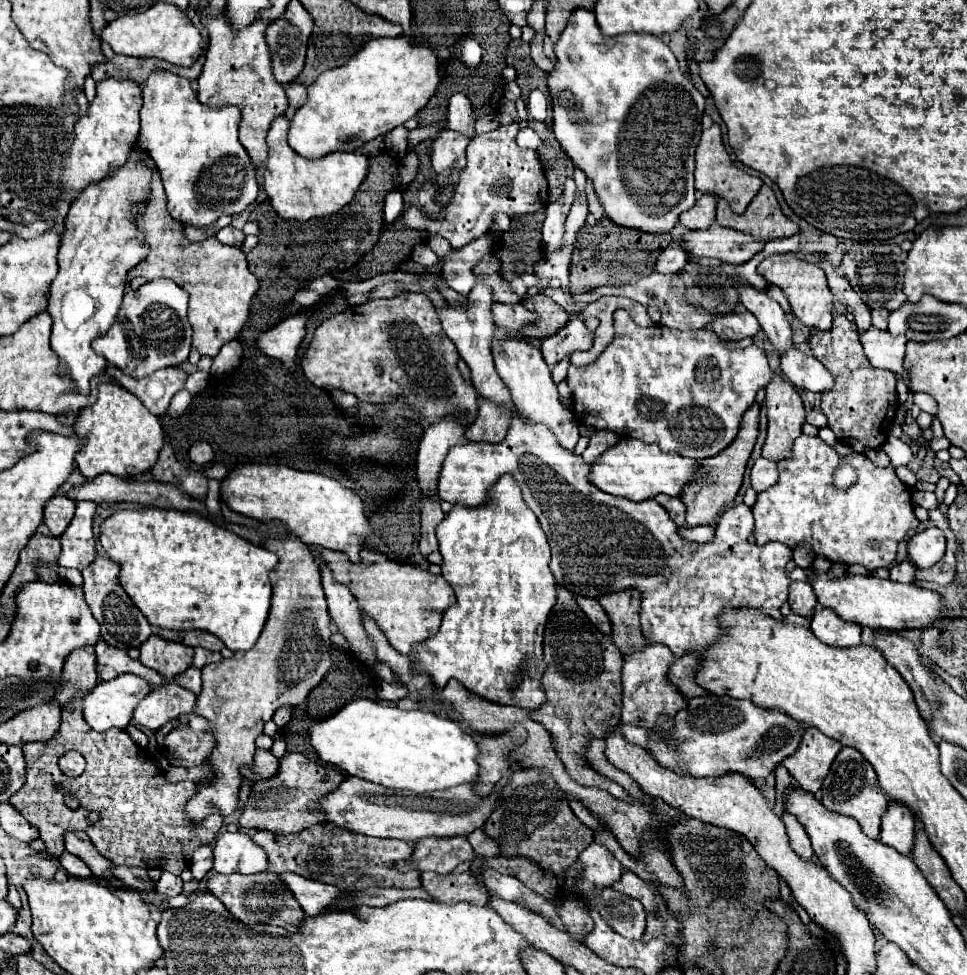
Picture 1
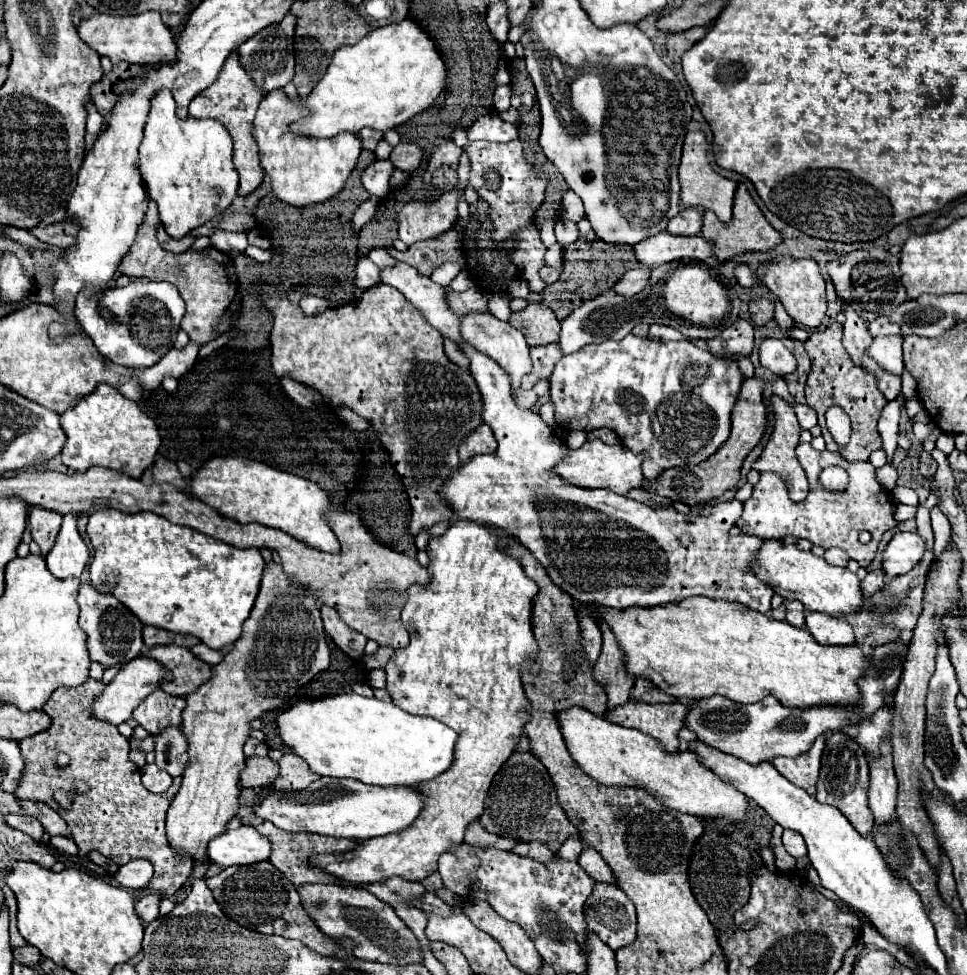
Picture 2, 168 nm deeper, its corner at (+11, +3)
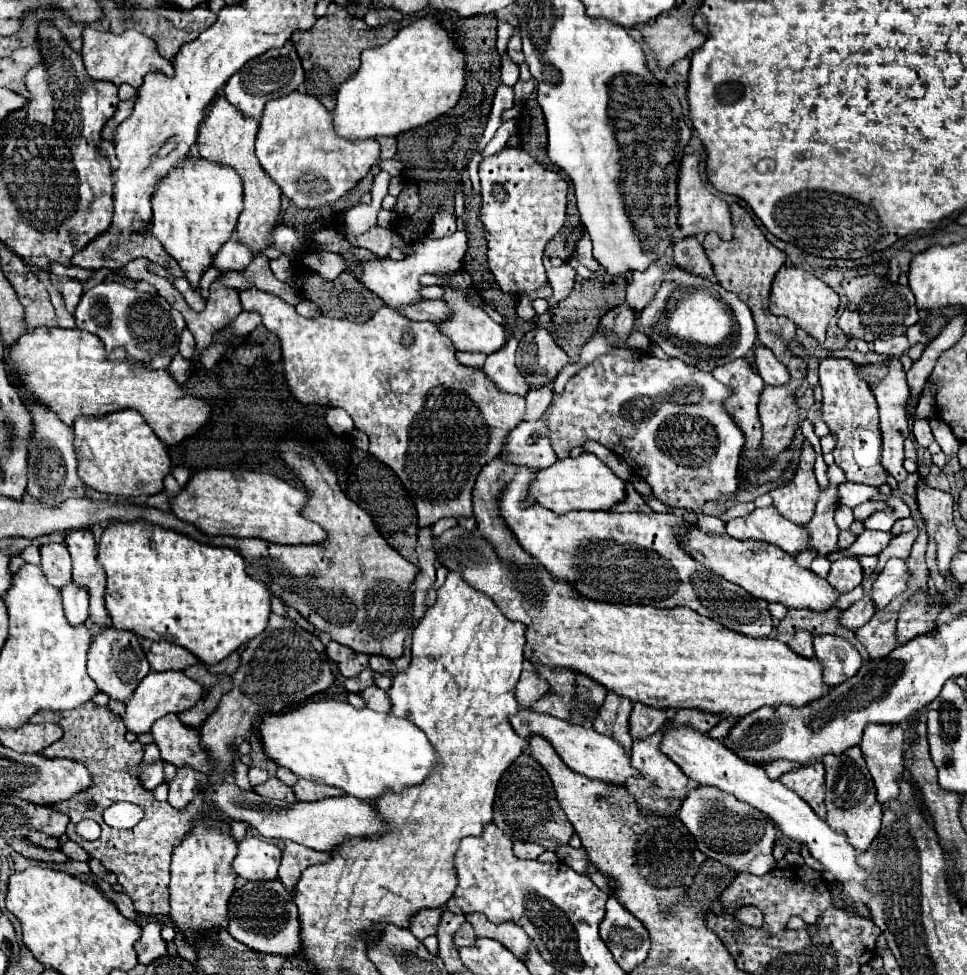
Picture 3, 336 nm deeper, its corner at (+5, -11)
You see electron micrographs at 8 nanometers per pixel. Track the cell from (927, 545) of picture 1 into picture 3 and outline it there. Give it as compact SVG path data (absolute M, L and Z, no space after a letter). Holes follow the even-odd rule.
M889 559L885 569L879 573L877 581L873 583L873 601L877 609L883 609L887 603L891 603L895 597L899 597L911 579L911 571L907 567L905 559Z

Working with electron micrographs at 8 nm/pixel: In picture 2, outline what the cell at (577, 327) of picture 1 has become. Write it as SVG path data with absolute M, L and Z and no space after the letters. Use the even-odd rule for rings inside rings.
M557 343L551 345L543 345L543 347L531 347L531 359L533 359L533 369L529 373L529 377L525 377L525 381L521 381L523 389L531 389L537 381L541 379L549 379L553 373L555 363L561 359L561 351Z

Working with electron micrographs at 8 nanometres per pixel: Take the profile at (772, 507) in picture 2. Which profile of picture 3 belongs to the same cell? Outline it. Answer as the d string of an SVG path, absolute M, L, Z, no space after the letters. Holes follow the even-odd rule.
M829 465L827 479L829 479L829 485L819 491L819 501L817 501L817 507L815 507L815 515L813 515L813 519L807 525L795 525L795 523L791 523L787 517L779 515L779 511L775 509L775 505L769 505L769 507L755 509L747 517L731 519L727 523L727 535L735 537L735 539L767 541L771 545L781 547L783 551L787 551L791 555L797 555L803 549L815 549L817 555L823 555L823 557L827 557L833 551L841 551L839 543L837 543L839 527L835 525L835 509L839 505L839 485L845 483L845 473L837 465Z

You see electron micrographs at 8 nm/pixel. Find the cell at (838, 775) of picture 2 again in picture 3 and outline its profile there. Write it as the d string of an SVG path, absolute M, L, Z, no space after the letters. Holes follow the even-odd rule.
M851 747L843 755L825 755L823 765L827 781L827 793L825 793L827 823L837 831L847 833L849 843L855 845L857 851L867 851L881 829L881 805L875 799L873 779L869 775L861 749Z

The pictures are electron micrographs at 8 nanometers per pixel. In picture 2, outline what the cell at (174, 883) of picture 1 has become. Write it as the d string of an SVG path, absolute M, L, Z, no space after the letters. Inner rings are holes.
M149 893L143 899L139 899L139 903L135 903L137 915L141 917L143 923L151 923L159 917L159 901L161 897L157 893Z

